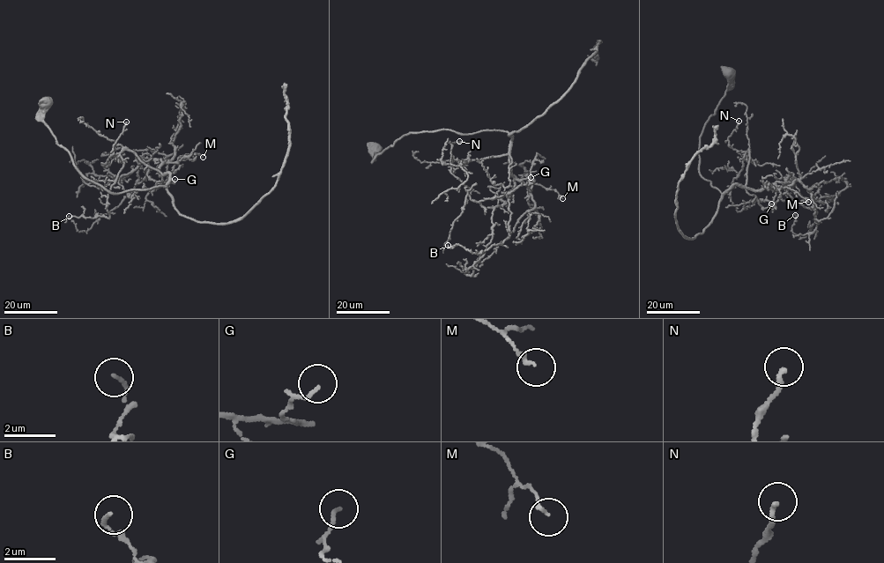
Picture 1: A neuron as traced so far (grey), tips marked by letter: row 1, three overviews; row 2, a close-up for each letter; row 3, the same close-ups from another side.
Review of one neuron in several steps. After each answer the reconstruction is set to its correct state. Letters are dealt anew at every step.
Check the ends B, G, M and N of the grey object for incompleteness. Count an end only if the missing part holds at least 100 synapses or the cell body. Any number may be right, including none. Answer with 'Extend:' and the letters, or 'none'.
Extend: none

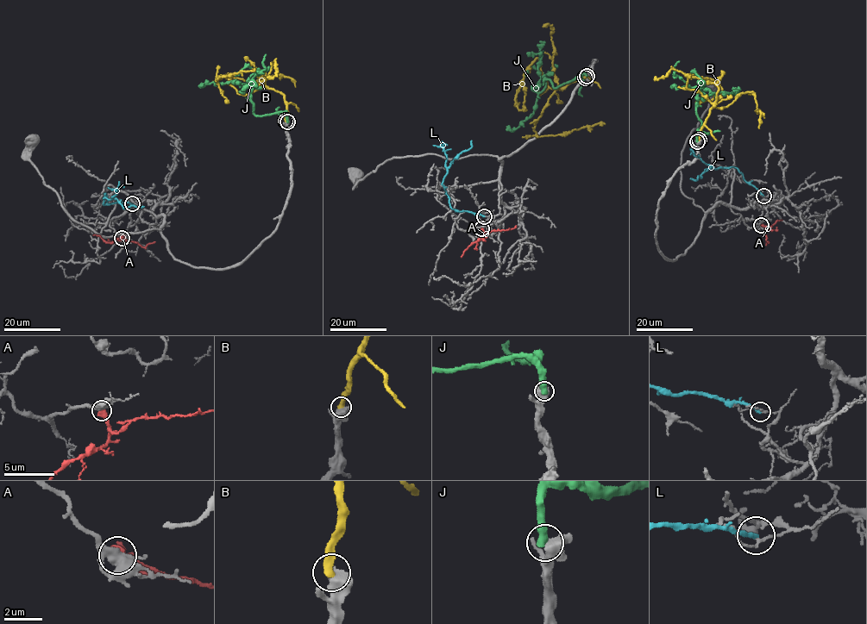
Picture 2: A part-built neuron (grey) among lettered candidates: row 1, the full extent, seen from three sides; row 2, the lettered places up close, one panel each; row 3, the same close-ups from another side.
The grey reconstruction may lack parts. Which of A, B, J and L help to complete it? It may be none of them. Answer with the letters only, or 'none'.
A

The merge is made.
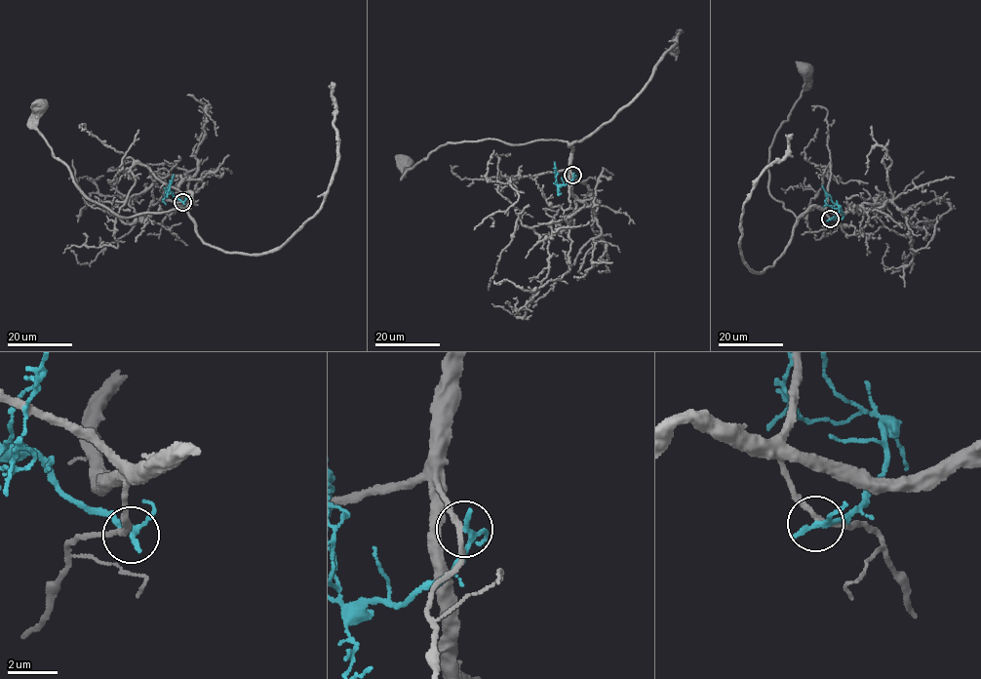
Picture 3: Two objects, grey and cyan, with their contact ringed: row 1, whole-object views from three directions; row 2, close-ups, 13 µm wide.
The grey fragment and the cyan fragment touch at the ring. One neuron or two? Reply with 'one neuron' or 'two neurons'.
two neurons

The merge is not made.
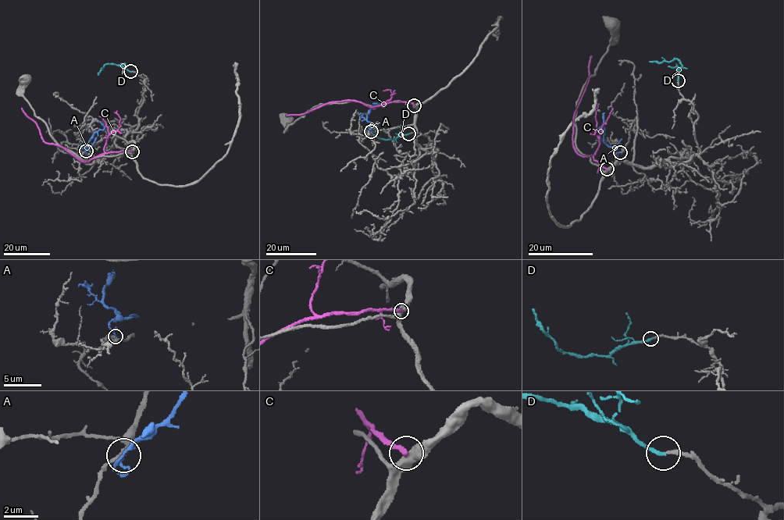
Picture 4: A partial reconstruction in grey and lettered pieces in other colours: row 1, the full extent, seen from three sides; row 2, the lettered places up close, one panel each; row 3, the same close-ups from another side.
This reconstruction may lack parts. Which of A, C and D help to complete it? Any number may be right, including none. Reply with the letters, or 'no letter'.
D

